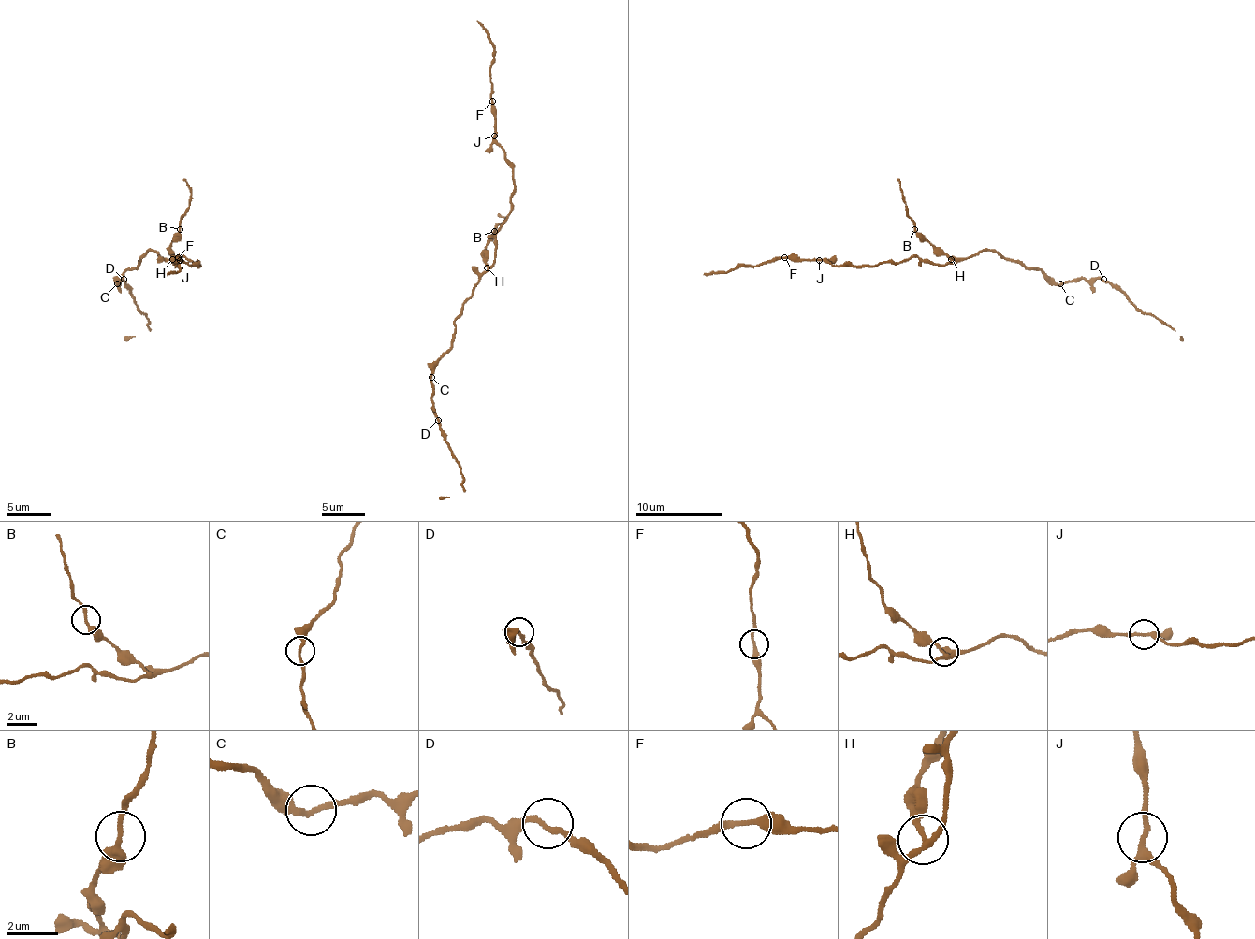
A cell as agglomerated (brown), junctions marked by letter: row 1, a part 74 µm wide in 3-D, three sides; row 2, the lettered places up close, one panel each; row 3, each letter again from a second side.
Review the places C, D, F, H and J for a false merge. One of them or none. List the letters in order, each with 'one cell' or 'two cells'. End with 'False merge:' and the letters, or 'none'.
C: one cell
D: one cell
F: one cell
H: two cells
J: one cell
False merge: H

